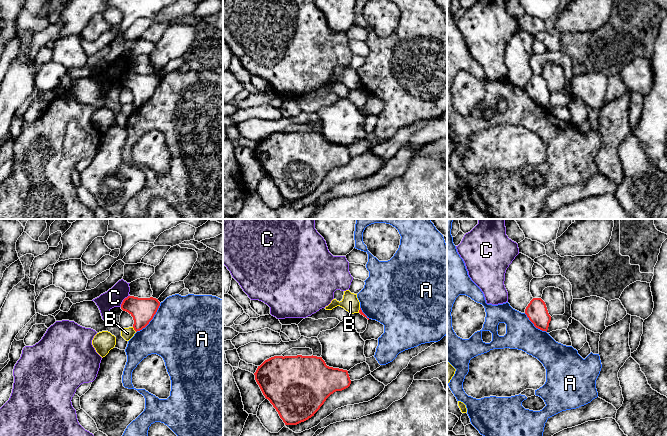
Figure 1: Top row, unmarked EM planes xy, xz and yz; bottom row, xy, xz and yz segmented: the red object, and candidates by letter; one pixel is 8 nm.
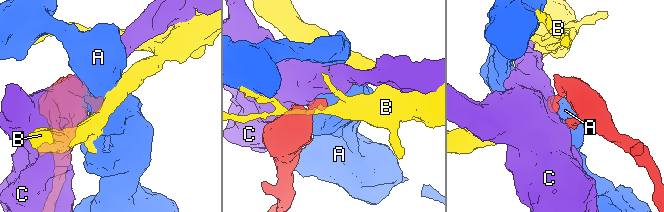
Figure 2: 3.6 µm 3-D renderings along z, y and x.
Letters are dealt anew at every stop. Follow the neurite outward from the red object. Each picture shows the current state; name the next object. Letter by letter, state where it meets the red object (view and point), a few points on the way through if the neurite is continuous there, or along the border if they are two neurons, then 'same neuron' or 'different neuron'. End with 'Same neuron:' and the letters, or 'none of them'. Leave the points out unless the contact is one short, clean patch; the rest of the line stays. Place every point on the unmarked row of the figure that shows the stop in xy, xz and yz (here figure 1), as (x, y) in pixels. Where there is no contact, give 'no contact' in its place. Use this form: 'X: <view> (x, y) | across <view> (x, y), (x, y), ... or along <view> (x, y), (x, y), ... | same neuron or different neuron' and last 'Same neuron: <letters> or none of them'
A: xy (152, 94) | along xy (160, 79), (153, 94), (136, 108) | different neuron
B: xy (134, 105) | along xy (132, 103), (136, 107) | different neuron
C: xy (123, 76) | different neuron
Same neuron: none of them

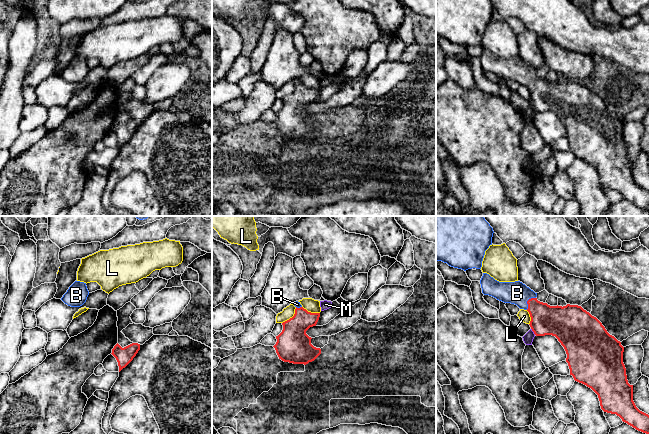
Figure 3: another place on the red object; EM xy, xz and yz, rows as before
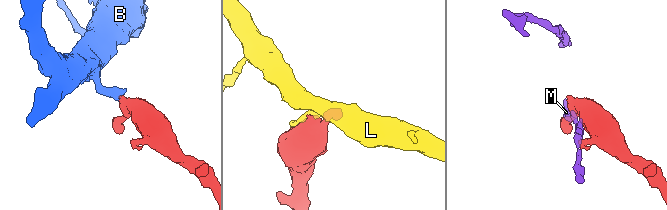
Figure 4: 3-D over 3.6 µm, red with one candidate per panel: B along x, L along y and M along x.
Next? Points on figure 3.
B: yz (527, 77) | across yz (545, 96), (527, 77), (517, 69) | same neuron
L: xz (292, 93) | different neuron
M: yz (532, 106) | along yz (531, 104), (535, 110) | different neuron
Same neuron: B

